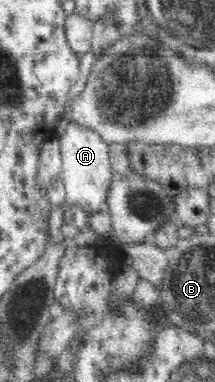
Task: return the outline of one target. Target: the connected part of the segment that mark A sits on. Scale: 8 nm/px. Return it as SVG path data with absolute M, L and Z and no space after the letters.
M75 122L61 124L57 139L63 172L59 177L65 186L66 201L87 213L106 208L109 182L114 173L107 158L106 142L93 129Z

